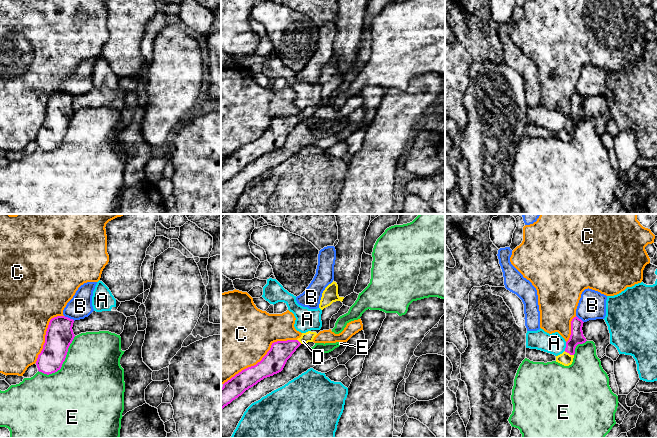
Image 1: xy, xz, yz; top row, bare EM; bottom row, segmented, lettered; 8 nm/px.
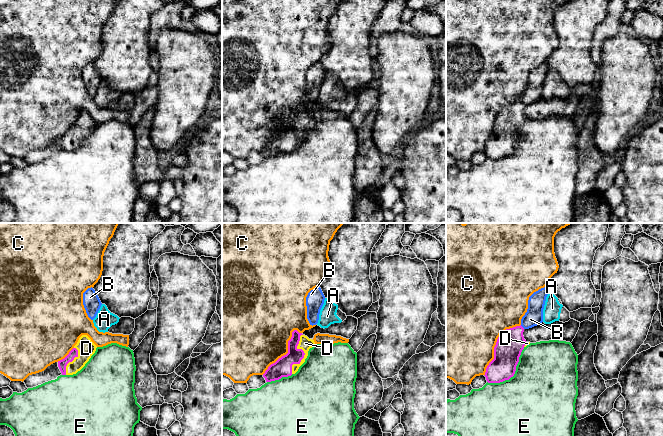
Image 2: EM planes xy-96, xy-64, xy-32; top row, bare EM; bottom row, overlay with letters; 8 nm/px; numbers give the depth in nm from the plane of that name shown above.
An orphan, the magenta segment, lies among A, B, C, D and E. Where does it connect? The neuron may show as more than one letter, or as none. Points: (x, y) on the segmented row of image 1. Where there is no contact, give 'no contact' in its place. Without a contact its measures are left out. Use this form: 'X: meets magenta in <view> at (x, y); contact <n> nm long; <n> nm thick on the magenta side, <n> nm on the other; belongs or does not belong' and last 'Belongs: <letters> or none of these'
A: meets magenta in yz at (566, 346); contact 70 nm long; 110 nm thick on the magenta side, 170 nm on the other; does not belong
B: meets magenta in xy at (69, 318); contact 100 nm long; 220 nm thick on the magenta side, 190 nm on the other; does not belong
C: meets magenta in xz at (262, 359); contact 700 nm long; 180 nm thick on the magenta side, 480 nm on the other; does not belong
D: meets magenta in yz at (569, 353); contact 90 nm long; 110 nm thick on the magenta side, 100 nm on the other; belongs
E: meets magenta in xy at (62, 363); contact 420 nm long; 220 nm thick on the magenta side, 480 nm on the other; does not belong
Belongs: D

